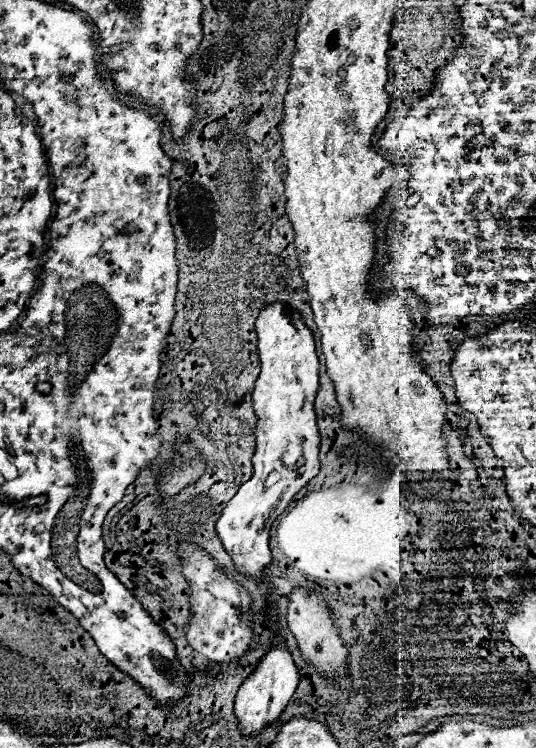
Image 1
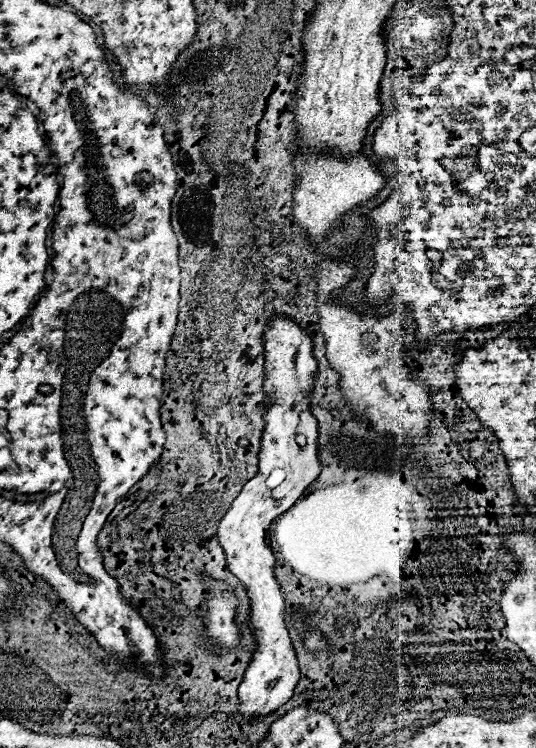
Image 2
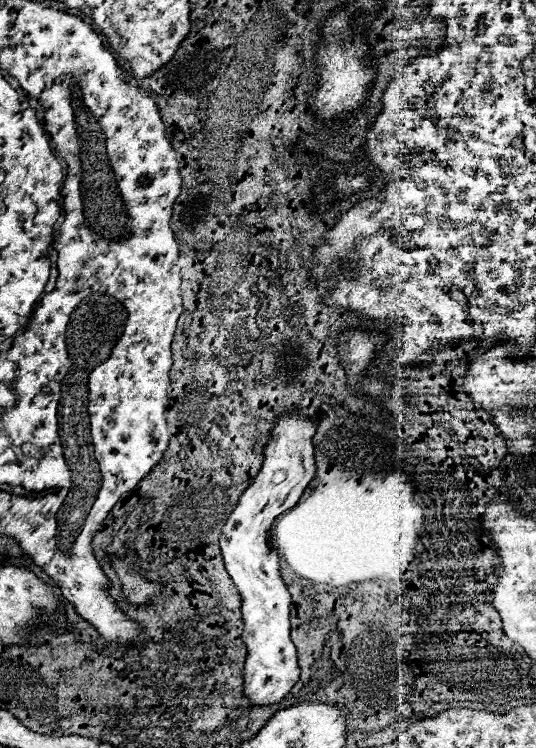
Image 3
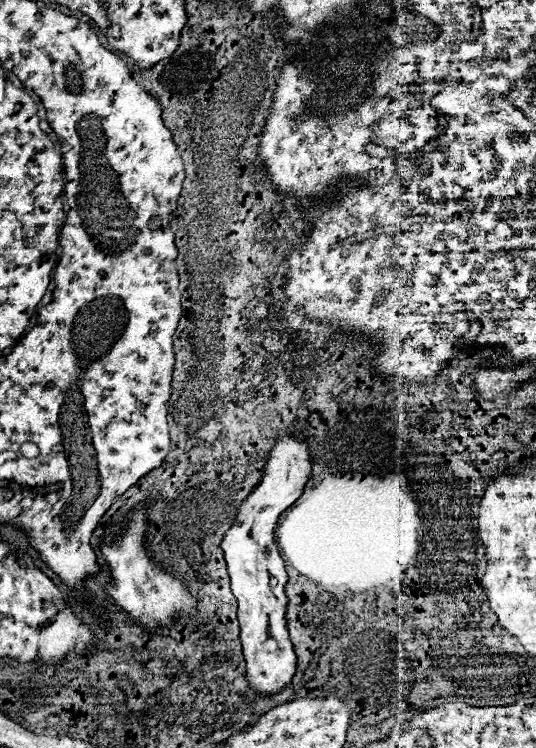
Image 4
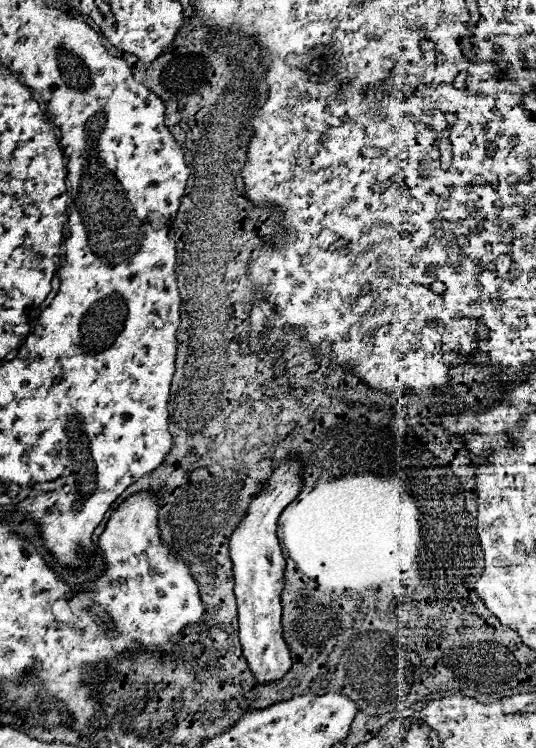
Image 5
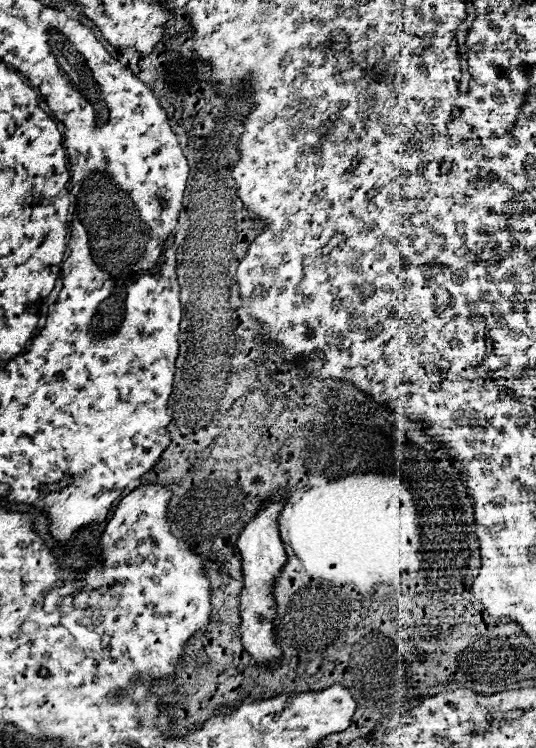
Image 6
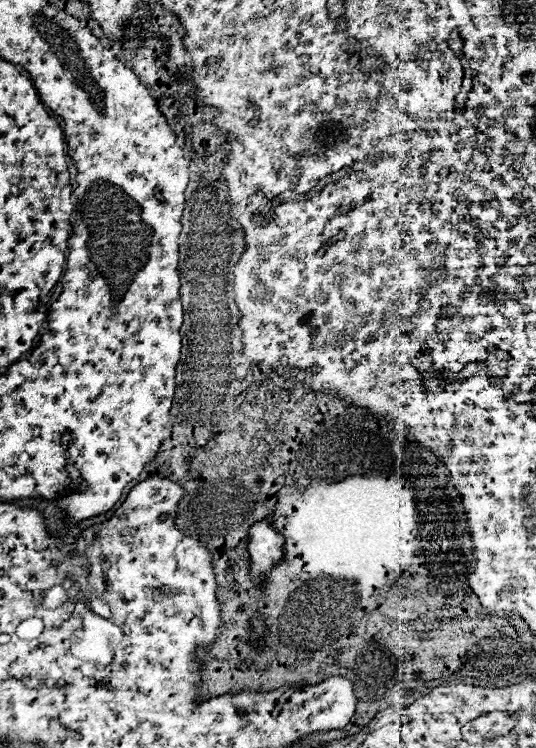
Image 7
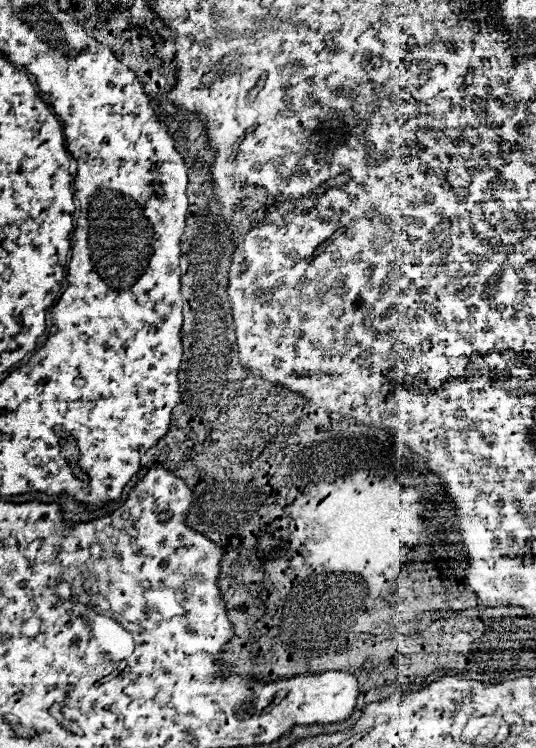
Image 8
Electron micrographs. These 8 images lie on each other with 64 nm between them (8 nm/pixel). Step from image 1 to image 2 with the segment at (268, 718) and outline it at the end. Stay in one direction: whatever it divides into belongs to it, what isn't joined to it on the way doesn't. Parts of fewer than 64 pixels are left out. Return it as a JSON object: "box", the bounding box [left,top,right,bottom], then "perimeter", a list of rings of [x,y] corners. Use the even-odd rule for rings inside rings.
{"box":[218,314,320,720],"perimeter":[[[274,314],[266,324],[264,324],[264,334],[262,334],[262,346],[264,346],[264,354],[266,354],[266,368],[264,368],[264,394],[266,398],[262,400],[262,418],[264,418],[264,430],[262,430],[262,442],[260,442],[260,454],[258,454],[258,474],[248,480],[242,488],[242,492],[236,496],[236,500],[230,504],[230,510],[224,514],[224,518],[218,524],[218,540],[226,552],[226,560],[228,560],[228,568],[232,574],[236,574],[248,588],[248,598],[250,598],[250,624],[256,630],[256,652],[254,658],[244,674],[244,680],[238,688],[238,712],[246,718],[246,720],[254,720],[254,718],[264,718],[270,716],[272,712],[276,712],[282,704],[286,704],[292,694],[294,688],[300,680],[300,670],[296,664],[296,656],[294,656],[294,648],[284,624],[284,594],[274,578],[274,564],[276,558],[270,550],[270,542],[268,542],[268,528],[272,524],[272,520],[276,516],[280,516],[282,512],[286,512],[298,498],[300,494],[306,490],[306,486],[310,482],[314,482],[320,474],[320,462],[318,462],[318,424],[316,418],[310,414],[310,392],[316,380],[316,358],[312,354],[312,338],[310,334],[300,328],[296,322],[284,318],[282,314]]]}

